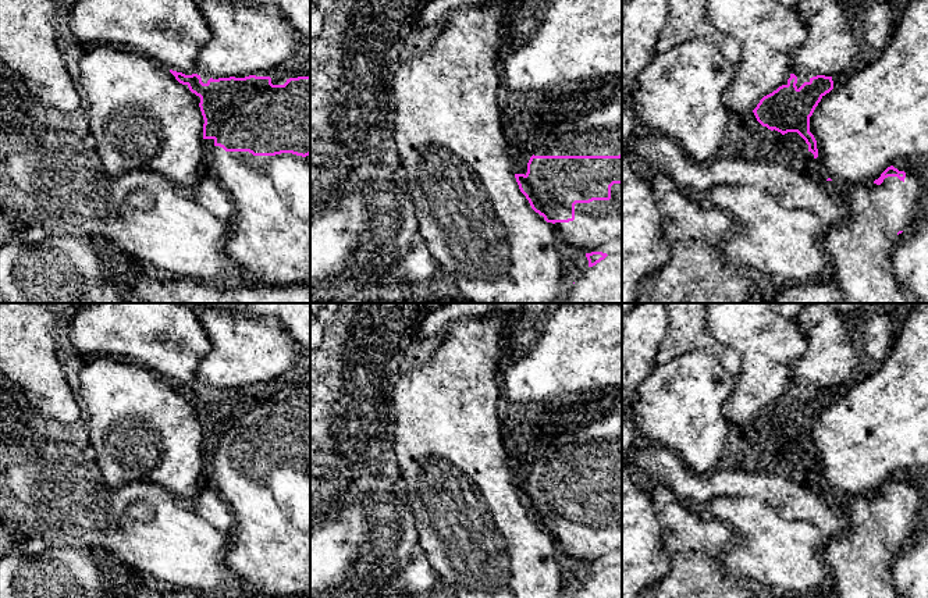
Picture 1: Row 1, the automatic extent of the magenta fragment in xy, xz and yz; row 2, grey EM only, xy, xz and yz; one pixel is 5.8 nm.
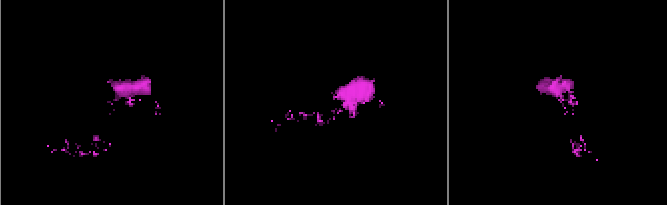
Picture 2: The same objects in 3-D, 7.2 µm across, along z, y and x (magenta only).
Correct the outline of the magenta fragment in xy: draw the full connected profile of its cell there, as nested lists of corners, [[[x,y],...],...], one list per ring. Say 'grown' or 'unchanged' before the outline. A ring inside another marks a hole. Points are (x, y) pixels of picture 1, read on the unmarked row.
grown; [[[296,342],[295,353],[294,364],[285,371],[245,389],[210,389],[203,395],[198,385],[185,387],[170,381],[179,395],[186,396],[192,405],[200,409],[199,419],[205,431],[203,451],[214,452],[214,478],[220,492],[232,508],[235,526],[225,555],[225,563],[232,572],[250,583],[260,595],[273,598],[310,592],[310,346]]]

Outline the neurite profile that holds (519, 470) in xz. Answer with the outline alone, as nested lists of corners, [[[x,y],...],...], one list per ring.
[[[523,458],[518,463],[509,462],[512,483],[515,485],[525,485],[527,484],[527,474],[534,464],[533,458]]]

